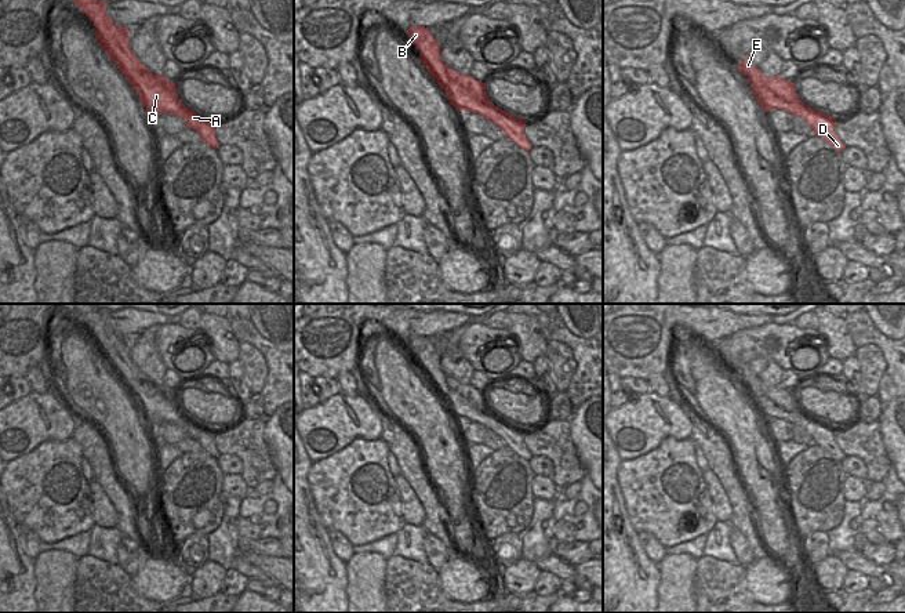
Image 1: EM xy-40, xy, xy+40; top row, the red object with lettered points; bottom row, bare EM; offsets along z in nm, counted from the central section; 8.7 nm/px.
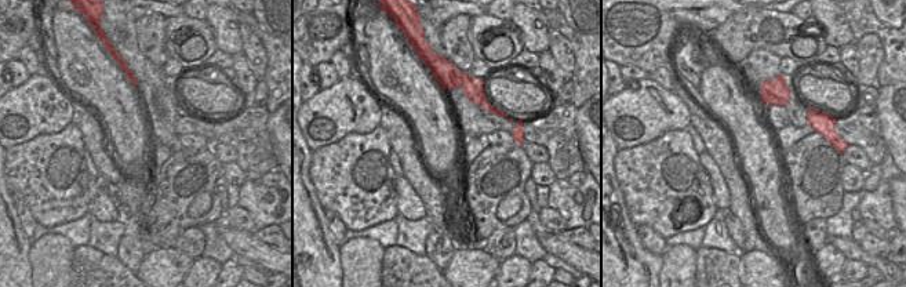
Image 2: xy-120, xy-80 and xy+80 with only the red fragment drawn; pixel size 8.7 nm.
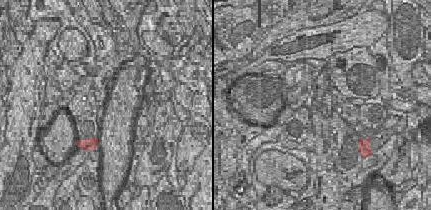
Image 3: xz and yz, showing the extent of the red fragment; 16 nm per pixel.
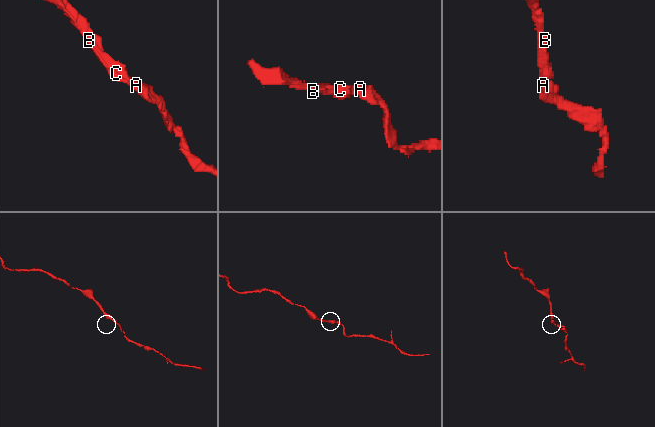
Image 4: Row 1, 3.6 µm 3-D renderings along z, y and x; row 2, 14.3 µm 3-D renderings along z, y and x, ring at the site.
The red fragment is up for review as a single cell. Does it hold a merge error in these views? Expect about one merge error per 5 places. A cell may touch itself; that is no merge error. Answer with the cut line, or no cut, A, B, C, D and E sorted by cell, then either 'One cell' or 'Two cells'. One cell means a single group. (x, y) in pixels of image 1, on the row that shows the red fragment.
No split. Groups: A B C D E. One cell

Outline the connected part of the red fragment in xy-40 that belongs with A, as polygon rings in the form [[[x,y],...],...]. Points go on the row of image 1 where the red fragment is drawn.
[[[73,0],[73,3],[94,22],[98,43],[138,93],[148,115],[153,112],[175,115],[183,119],[189,128],[197,131],[201,141],[218,149],[214,121],[185,106],[177,94],[175,83],[163,75],[153,75],[139,62],[130,47],[130,30],[112,21],[106,14],[106,3],[102,0]]]

